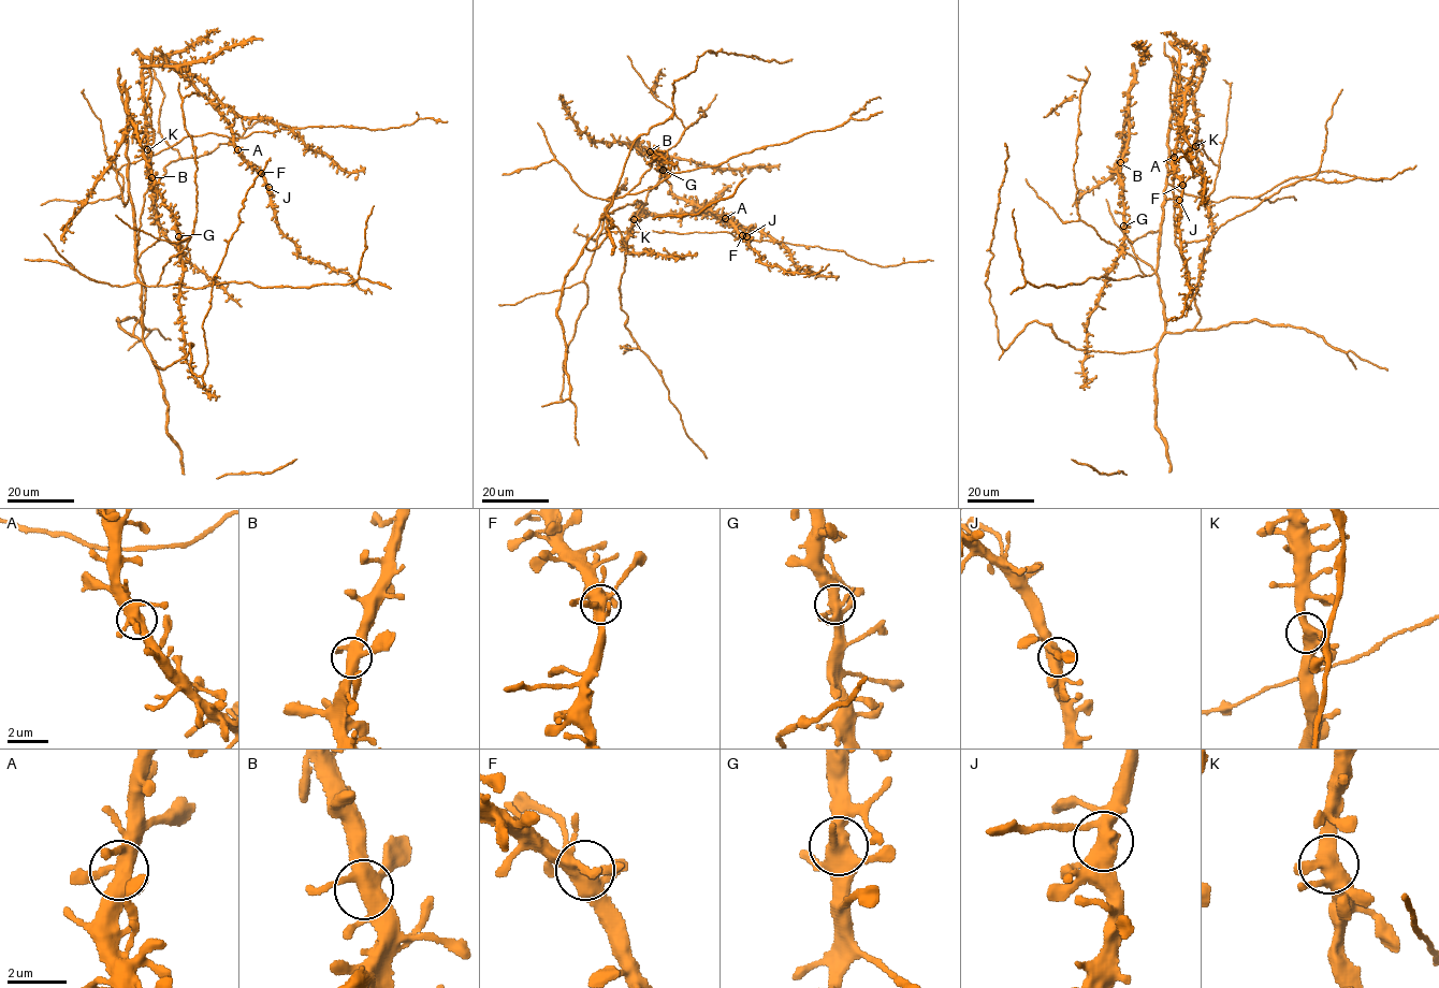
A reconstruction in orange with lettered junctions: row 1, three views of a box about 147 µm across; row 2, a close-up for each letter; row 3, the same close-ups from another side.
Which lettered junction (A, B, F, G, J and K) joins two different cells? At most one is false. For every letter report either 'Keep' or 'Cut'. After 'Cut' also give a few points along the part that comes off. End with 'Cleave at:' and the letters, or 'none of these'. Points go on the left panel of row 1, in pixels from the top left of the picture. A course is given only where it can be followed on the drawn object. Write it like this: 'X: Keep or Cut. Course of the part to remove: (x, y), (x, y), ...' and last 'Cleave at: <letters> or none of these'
A: Keep
B: Keep
F: Keep
G: Keep
J: Keep
K: Keep
Cleave at: none of these

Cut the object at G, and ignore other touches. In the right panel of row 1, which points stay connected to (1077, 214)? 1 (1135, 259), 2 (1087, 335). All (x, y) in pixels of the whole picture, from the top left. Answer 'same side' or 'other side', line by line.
1: same side
2: other side

